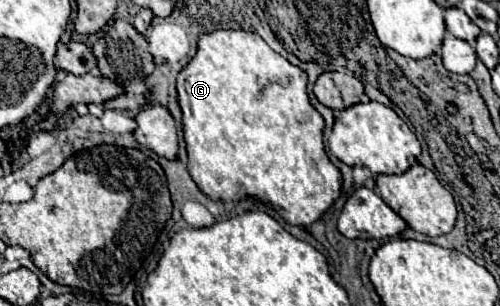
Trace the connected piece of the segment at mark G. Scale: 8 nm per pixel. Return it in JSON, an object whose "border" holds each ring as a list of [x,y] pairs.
{"border":[[[218,30],[202,34],[196,56],[176,79],[186,150],[188,172],[196,186],[210,200],[238,202],[246,196],[270,204],[294,226],[310,226],[340,196],[342,174],[328,160],[322,130],[324,118],[308,100],[308,76],[302,68],[276,54],[258,34],[244,30]]]}

